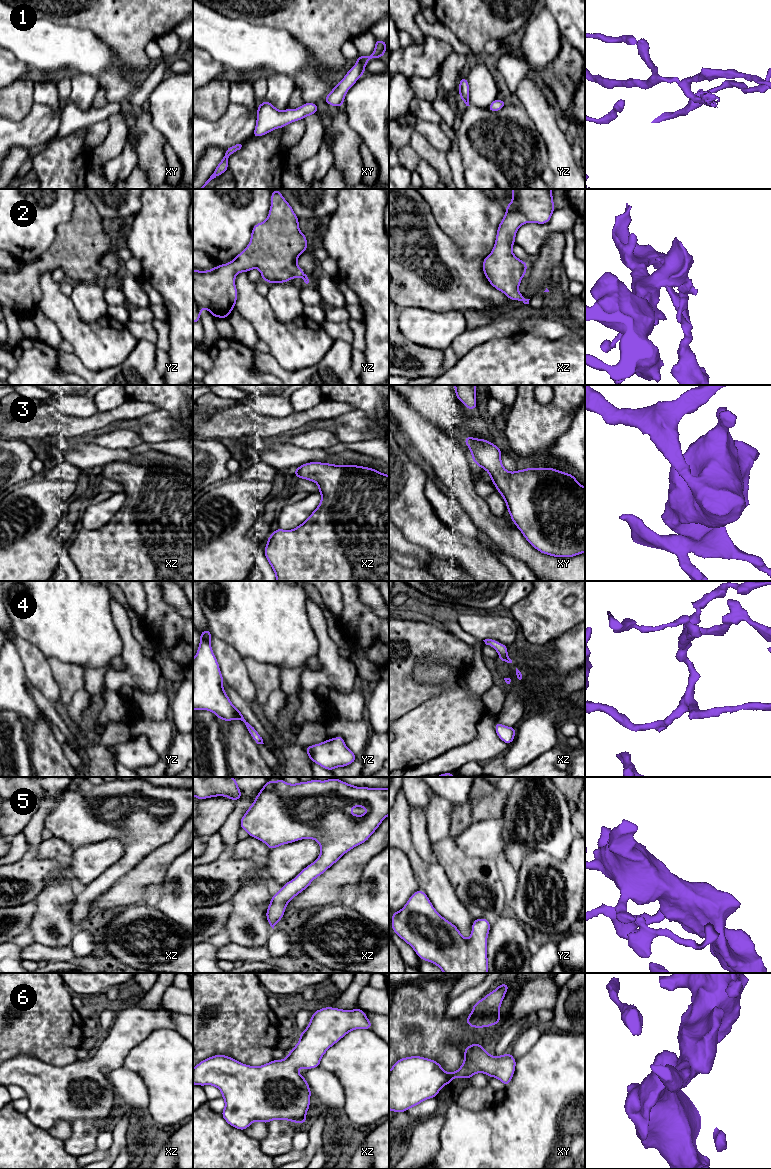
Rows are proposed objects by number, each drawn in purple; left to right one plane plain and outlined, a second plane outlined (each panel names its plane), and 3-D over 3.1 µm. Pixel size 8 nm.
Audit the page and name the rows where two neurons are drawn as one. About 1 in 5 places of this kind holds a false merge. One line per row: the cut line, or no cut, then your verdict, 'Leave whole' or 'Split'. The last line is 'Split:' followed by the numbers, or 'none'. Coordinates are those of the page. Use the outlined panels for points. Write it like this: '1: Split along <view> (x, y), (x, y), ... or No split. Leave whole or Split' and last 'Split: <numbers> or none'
1: No split. Leave whole
2: No split. Leave whole
3: No split. Leave whole
4: No split. Leave whole
5: No split. Leave whole
6: No split. Leave whole
Split: none

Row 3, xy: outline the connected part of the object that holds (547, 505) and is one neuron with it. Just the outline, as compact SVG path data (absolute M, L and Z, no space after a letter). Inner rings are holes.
M470 435L464 442L470 448L473 462L489 473L490 480L506 502L513 524L536 550L553 557L574 557L585 552L585 487L577 482L578 479L554 468L526 468L508 472L502 465L501 448L486 439L472 438Z

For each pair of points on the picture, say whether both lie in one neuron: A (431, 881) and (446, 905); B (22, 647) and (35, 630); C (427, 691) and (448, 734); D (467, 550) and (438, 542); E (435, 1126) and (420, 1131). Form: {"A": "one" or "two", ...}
{"A": "one", "B": "two", "C": "two", "D": "one", "E": "one"}

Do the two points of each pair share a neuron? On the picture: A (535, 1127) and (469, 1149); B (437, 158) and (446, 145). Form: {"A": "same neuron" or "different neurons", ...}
{"A": "same neuron", "B": "different neurons"}

